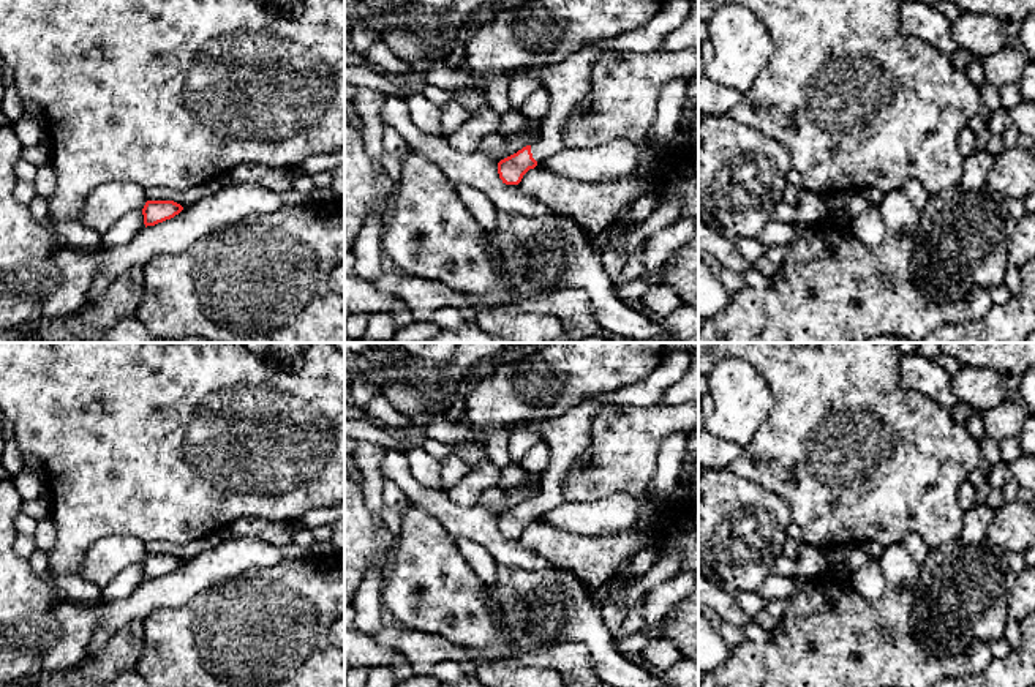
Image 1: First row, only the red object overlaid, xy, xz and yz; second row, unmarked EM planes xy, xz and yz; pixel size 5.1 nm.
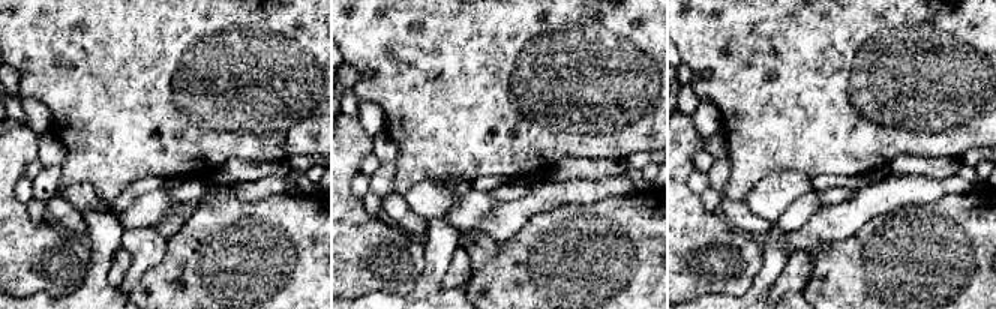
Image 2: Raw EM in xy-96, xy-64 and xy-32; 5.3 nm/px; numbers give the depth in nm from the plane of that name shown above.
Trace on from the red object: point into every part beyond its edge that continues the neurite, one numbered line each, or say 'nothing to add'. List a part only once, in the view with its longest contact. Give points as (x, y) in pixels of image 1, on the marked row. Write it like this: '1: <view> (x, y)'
1: xz (569, 82)

